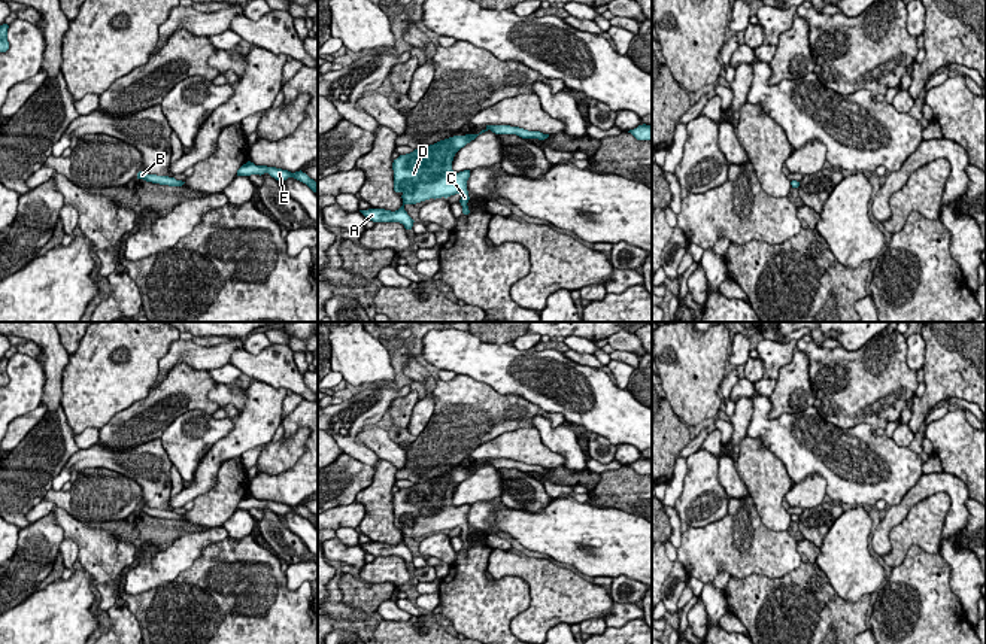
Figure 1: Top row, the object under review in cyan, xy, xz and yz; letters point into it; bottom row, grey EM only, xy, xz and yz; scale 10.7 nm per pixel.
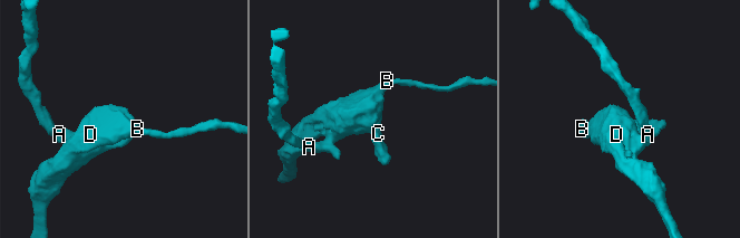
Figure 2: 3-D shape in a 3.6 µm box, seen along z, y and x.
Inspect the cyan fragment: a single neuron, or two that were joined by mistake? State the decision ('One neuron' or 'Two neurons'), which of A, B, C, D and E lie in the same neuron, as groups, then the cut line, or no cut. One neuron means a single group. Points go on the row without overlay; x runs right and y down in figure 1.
One neuron. Groups: A B C D E. No split

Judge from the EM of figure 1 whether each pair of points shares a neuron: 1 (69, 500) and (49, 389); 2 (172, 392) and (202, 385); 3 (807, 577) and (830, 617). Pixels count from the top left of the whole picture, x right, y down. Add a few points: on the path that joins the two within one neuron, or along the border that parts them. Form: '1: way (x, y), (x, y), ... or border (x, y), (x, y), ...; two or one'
1: border (51, 488), (44, 498); two
2: way (179, 392), (194, 385); one
3: way (813, 588), (819, 607); one

